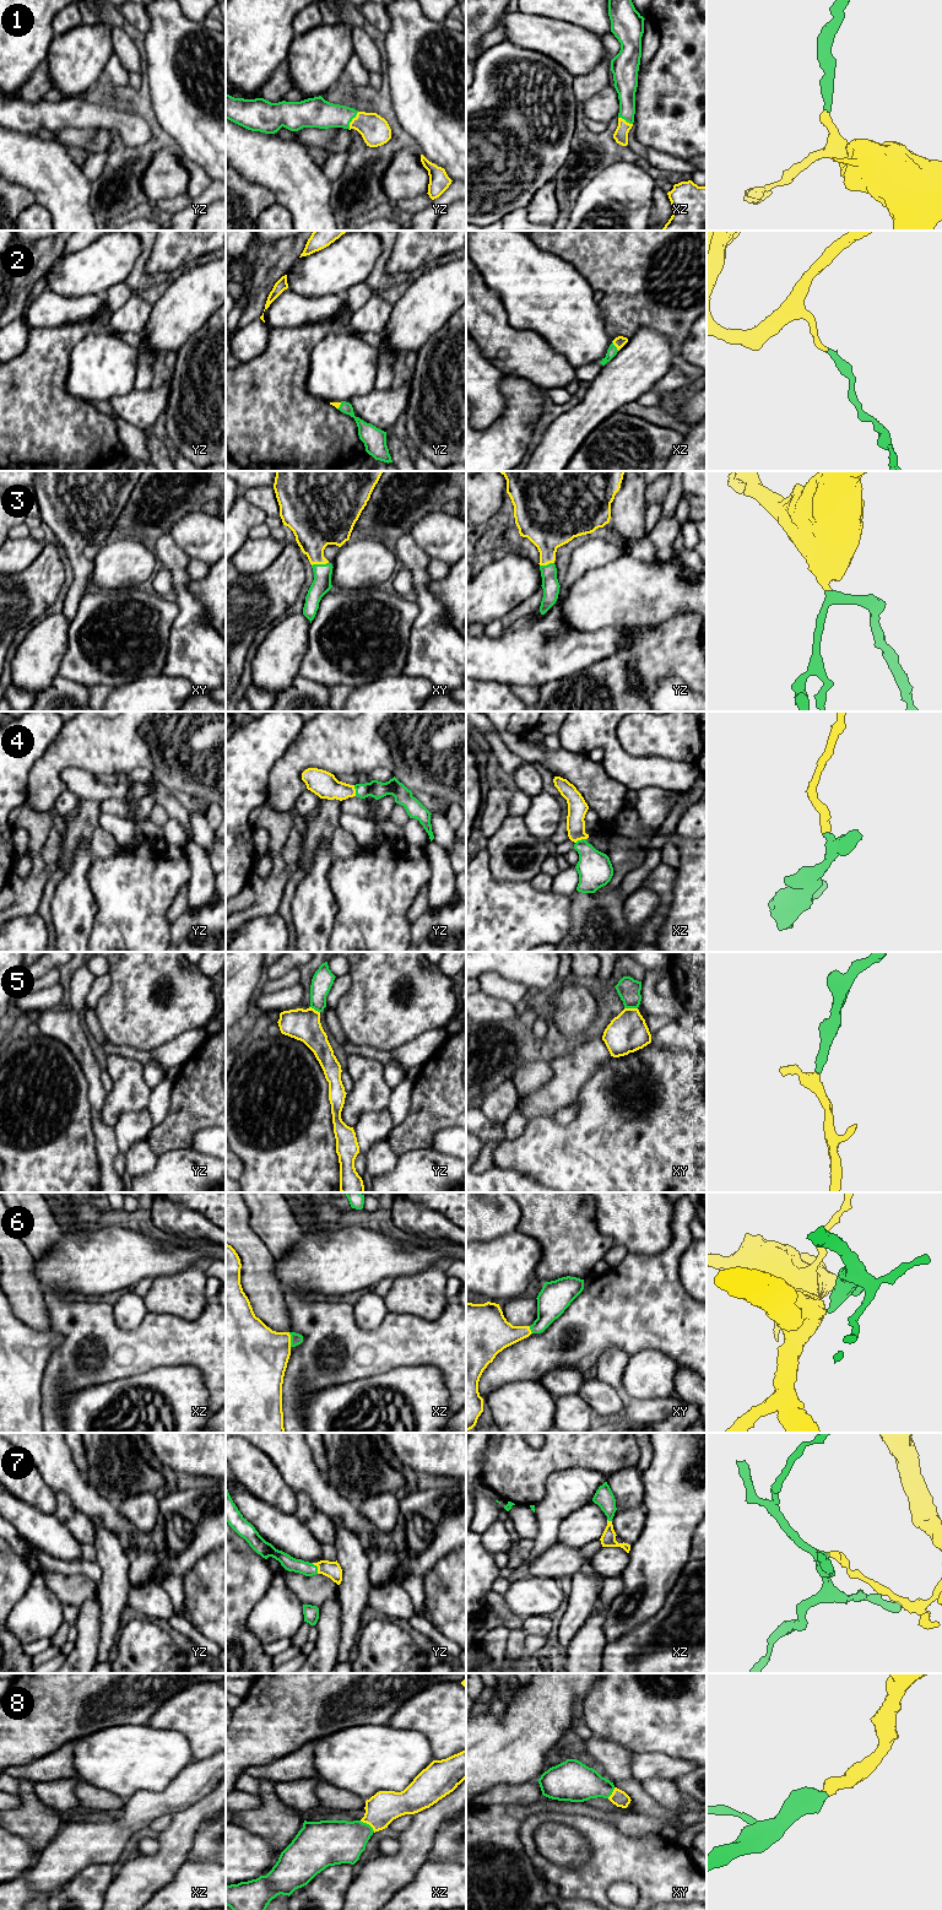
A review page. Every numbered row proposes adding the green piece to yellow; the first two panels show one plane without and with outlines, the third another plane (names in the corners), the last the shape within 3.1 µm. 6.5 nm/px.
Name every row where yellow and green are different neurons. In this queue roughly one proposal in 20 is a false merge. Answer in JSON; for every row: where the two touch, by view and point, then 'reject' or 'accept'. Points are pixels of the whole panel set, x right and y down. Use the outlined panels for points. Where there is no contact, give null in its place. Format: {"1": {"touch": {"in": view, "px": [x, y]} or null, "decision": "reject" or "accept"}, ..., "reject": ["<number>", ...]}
{"1": {"touch": {"in": "yz", "px": [352, 120]}, "decision": "accept"}, "2": {"touch": {"in": "xz", "px": [615, 345]}, "decision": "accept"}, "3": {"touch": {"in": "xy", "px": [319, 563]}, "decision": "accept"}, "4": {"touch": {"in": "yz", "px": [355, 790]}, "decision": "accept"}, "5": {"touch": {"in": "xy", "px": [631, 1008]}, "decision": "accept"}, "6": {"touch": {"in": "xz", "px": [290, 1340]}, "decision": "accept"}, "7": {"touch": {"in": "yz", "px": [318, 1568]}, "decision": "accept"}, "8": {"touch": {"in": "xz", "px": [368, 1823]}, "decision": "accept"}, "reject": []}

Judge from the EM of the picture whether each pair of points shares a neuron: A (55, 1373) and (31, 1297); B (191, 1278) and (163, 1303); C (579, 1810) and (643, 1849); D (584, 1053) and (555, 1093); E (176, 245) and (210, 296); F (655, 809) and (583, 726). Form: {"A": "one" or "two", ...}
{"A": "two", "B": "one", "C": "two", "D": "one", "E": "two", "F": "two"}

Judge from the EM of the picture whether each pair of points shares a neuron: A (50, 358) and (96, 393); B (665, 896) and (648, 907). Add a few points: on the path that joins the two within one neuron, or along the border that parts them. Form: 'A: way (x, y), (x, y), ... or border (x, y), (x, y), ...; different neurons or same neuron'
A: border (76, 345), (69, 361), (66, 390), (79, 399); different neurons
B: border (640, 886), (658, 896), (658, 908), (642, 923); different neurons

